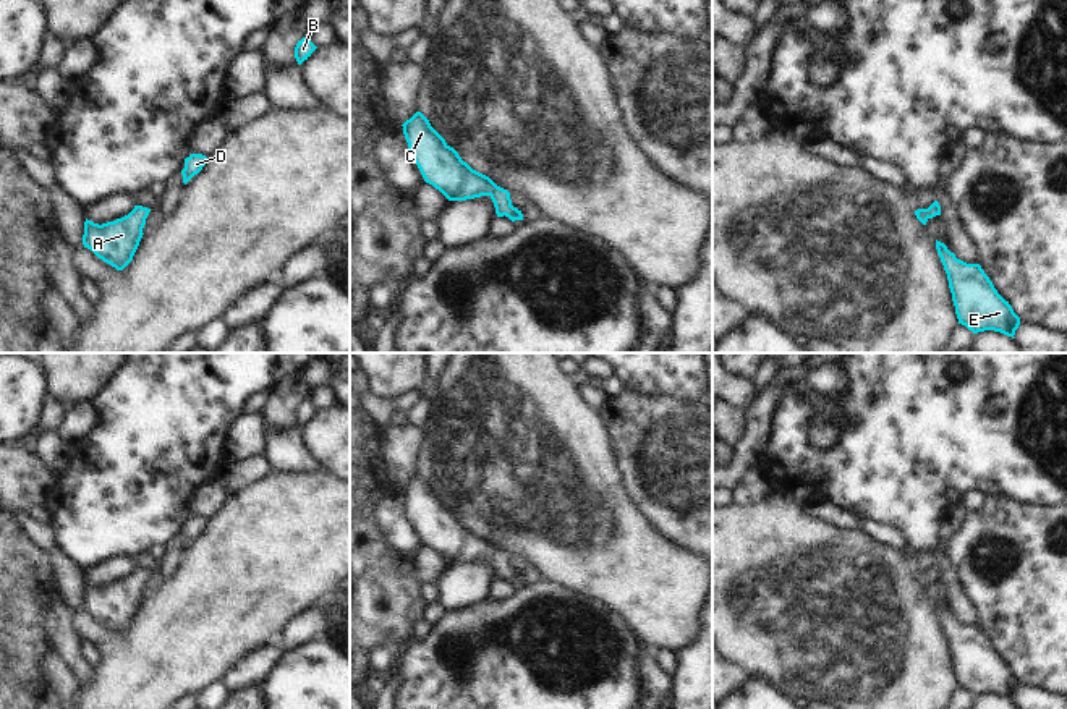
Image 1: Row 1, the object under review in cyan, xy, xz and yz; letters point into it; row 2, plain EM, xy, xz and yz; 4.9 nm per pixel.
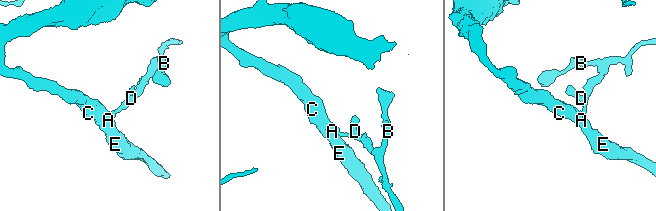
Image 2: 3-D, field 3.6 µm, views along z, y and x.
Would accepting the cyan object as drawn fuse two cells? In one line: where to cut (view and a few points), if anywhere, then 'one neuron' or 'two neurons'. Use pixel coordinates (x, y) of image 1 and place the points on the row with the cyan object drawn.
no cut | one neuron

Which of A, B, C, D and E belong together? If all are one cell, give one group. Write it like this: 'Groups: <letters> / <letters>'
Groups: A B C D E.

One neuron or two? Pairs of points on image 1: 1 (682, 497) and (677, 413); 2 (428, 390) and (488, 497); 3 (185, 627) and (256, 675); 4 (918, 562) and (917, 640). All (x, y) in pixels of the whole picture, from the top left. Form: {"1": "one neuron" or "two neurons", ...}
{"1": "one neuron", "2": "two neurons", "3": "two neurons", "4": "two neurons"}

